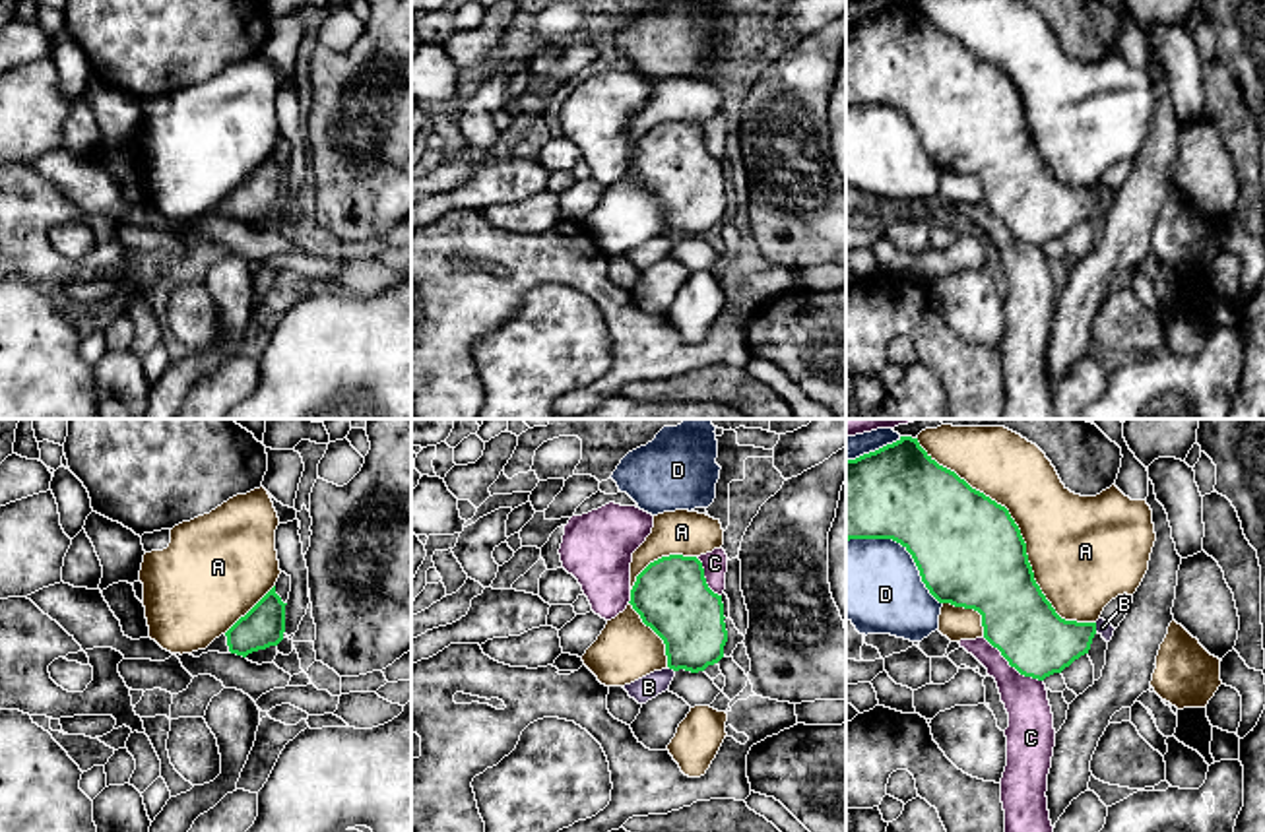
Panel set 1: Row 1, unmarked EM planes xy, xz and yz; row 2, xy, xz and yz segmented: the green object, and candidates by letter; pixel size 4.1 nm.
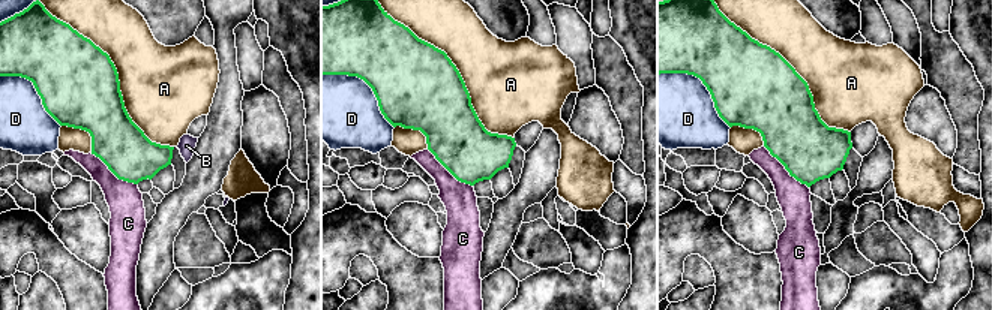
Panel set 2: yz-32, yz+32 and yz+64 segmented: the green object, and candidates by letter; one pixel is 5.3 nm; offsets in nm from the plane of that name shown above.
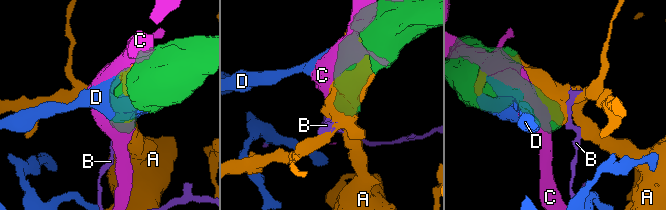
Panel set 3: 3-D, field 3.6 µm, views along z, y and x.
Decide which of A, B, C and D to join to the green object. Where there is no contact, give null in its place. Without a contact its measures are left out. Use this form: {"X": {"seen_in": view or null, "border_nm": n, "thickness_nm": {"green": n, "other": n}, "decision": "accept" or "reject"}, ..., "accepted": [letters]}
{"A": {"seen_in": "yz", "border_nm": 1050, "thickness_nm": {"green": 440, "other": 420}, "decision": "reject"}, "B": {"seen_in": "yz", "border_nm": 40, "thickness_nm": {"green": 280, "other": 60}, "decision": "reject"}, "C": {"seen_in": "yz", "border_nm": 320, "thickness_nm": {"green": 300, "other": 190}, "decision": "reject"}, "D": {"seen_in": "yz", "border_nm": 480, "thickness_nm": {"green": 420, "other": 360}, "decision": "reject"}, "accepted": []}

